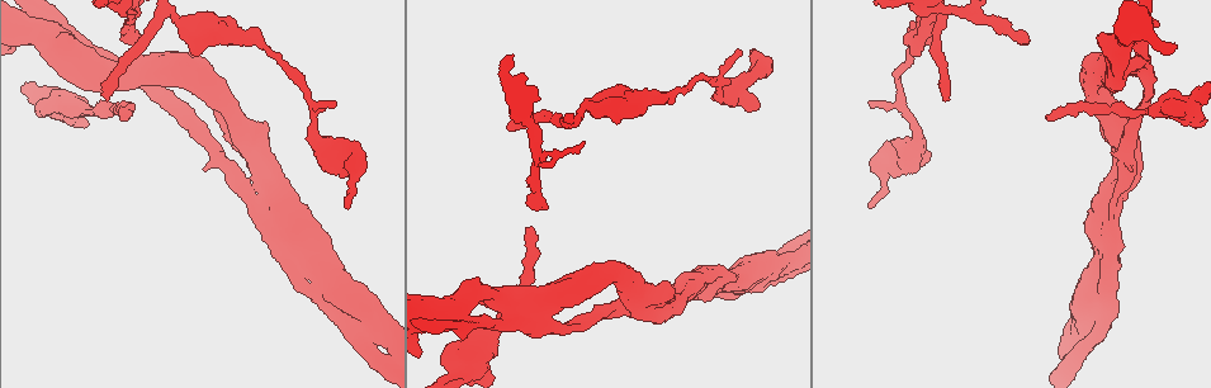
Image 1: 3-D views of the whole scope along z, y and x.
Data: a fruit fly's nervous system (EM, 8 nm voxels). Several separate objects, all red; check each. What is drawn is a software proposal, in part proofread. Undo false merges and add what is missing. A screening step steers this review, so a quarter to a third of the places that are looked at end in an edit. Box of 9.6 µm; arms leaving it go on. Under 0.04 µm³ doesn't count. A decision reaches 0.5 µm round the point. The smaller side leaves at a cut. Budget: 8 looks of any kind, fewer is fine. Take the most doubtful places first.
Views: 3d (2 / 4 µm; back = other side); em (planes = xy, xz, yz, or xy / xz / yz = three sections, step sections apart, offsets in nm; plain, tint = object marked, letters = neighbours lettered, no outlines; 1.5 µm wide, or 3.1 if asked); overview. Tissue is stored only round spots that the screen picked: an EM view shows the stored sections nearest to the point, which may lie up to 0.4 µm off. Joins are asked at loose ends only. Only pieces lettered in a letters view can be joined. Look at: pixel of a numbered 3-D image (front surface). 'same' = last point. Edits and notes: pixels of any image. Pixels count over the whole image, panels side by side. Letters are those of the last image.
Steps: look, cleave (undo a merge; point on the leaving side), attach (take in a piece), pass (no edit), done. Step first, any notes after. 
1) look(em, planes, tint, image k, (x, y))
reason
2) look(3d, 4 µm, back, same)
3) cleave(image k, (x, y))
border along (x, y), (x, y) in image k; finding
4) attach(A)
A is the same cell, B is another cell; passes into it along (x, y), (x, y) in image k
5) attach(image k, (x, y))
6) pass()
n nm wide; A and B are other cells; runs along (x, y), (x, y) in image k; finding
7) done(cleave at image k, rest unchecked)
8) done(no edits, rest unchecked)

look(3d, 2 µm, back, image 1, (121, 121))
an open end

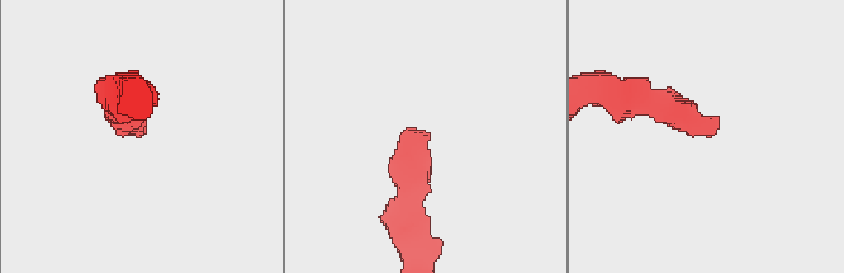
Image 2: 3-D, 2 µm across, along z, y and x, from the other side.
look(em, xy, step 8, tint, image 2, (141, 136))

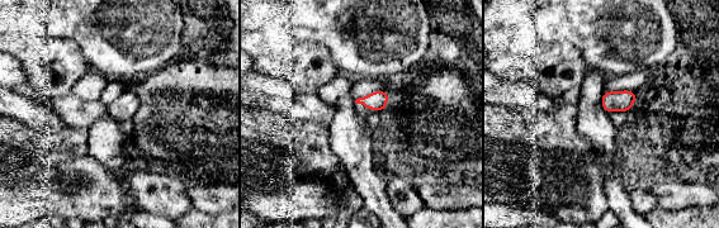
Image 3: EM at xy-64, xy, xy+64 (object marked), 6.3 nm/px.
look(em, planes, letters, same)
another direction

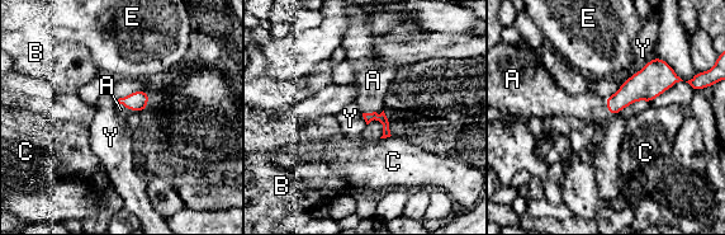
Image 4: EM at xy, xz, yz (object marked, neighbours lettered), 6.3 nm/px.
attach(A)
A is the same cell, B, C, E and Y are other cells; passes into it along (138, 100), (126, 108), (121, 109) in image 4; the neuron continues

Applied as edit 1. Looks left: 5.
look(em, planes, letters, image 1, (511, 127))
an open end

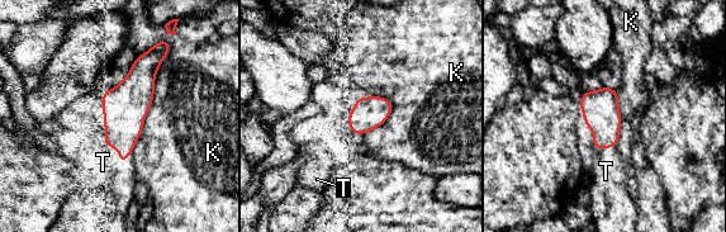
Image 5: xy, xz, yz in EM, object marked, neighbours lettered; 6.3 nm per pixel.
attach(T)
T is the same cell, K is another cell; the neuron continues

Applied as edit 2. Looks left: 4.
look(overview)

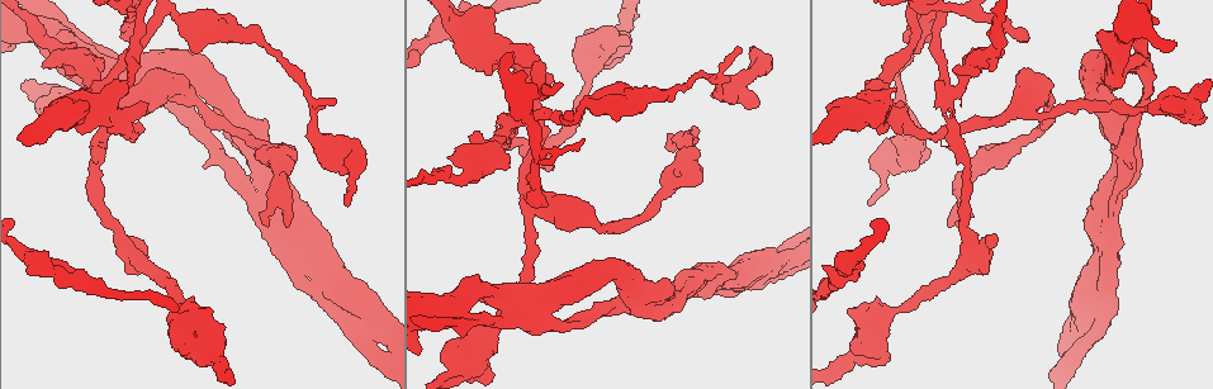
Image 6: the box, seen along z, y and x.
look(3d, 4 µm, image 6, (1026, 39))
branch stops here

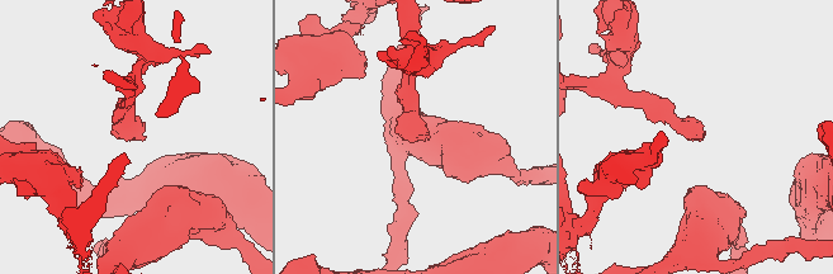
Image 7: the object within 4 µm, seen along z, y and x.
look(em, planes, letters, image 7, (701, 138))

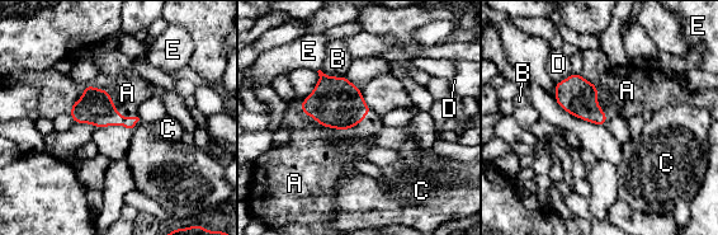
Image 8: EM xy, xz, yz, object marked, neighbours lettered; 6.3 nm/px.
attach(A)
160 nm wide; A is the same cell, B, C, D and E are other cells; passes into it along (95, 107), (107, 90), (127, 93) in image 8; it goes on there

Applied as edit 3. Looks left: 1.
done(attach at image 4, attach at image 5, attach at image 8, rest unchecked)

